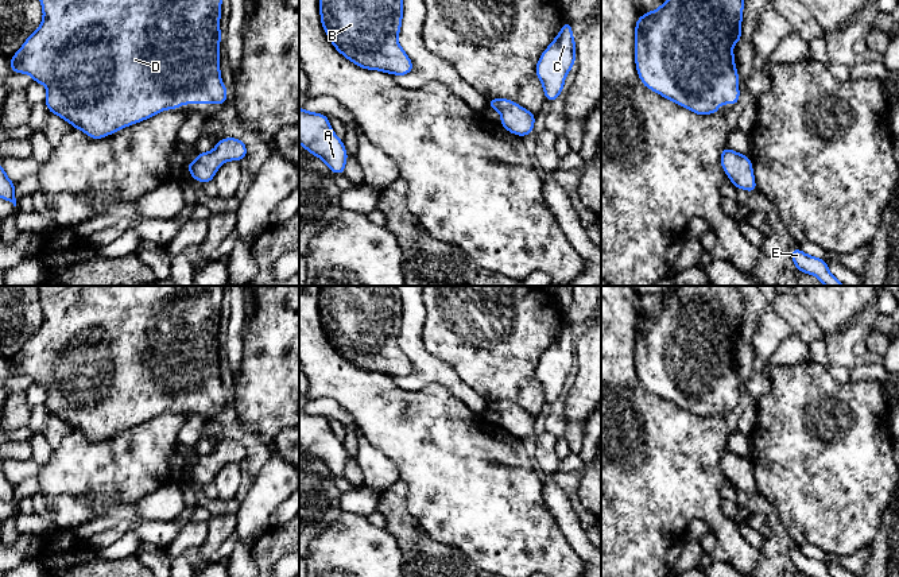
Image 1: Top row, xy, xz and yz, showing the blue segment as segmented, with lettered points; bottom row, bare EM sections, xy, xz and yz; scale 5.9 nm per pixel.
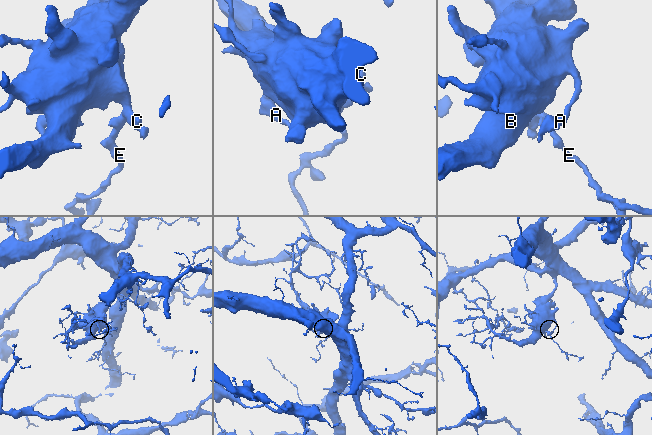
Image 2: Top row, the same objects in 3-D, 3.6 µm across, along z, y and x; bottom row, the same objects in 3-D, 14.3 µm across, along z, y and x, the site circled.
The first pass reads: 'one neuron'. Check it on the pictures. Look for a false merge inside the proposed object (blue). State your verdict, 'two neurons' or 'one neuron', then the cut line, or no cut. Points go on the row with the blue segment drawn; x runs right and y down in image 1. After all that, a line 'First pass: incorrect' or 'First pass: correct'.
one neuron; no cut
First pass: correct

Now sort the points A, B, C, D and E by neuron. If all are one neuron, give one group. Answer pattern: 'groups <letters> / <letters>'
groups A B C D E

